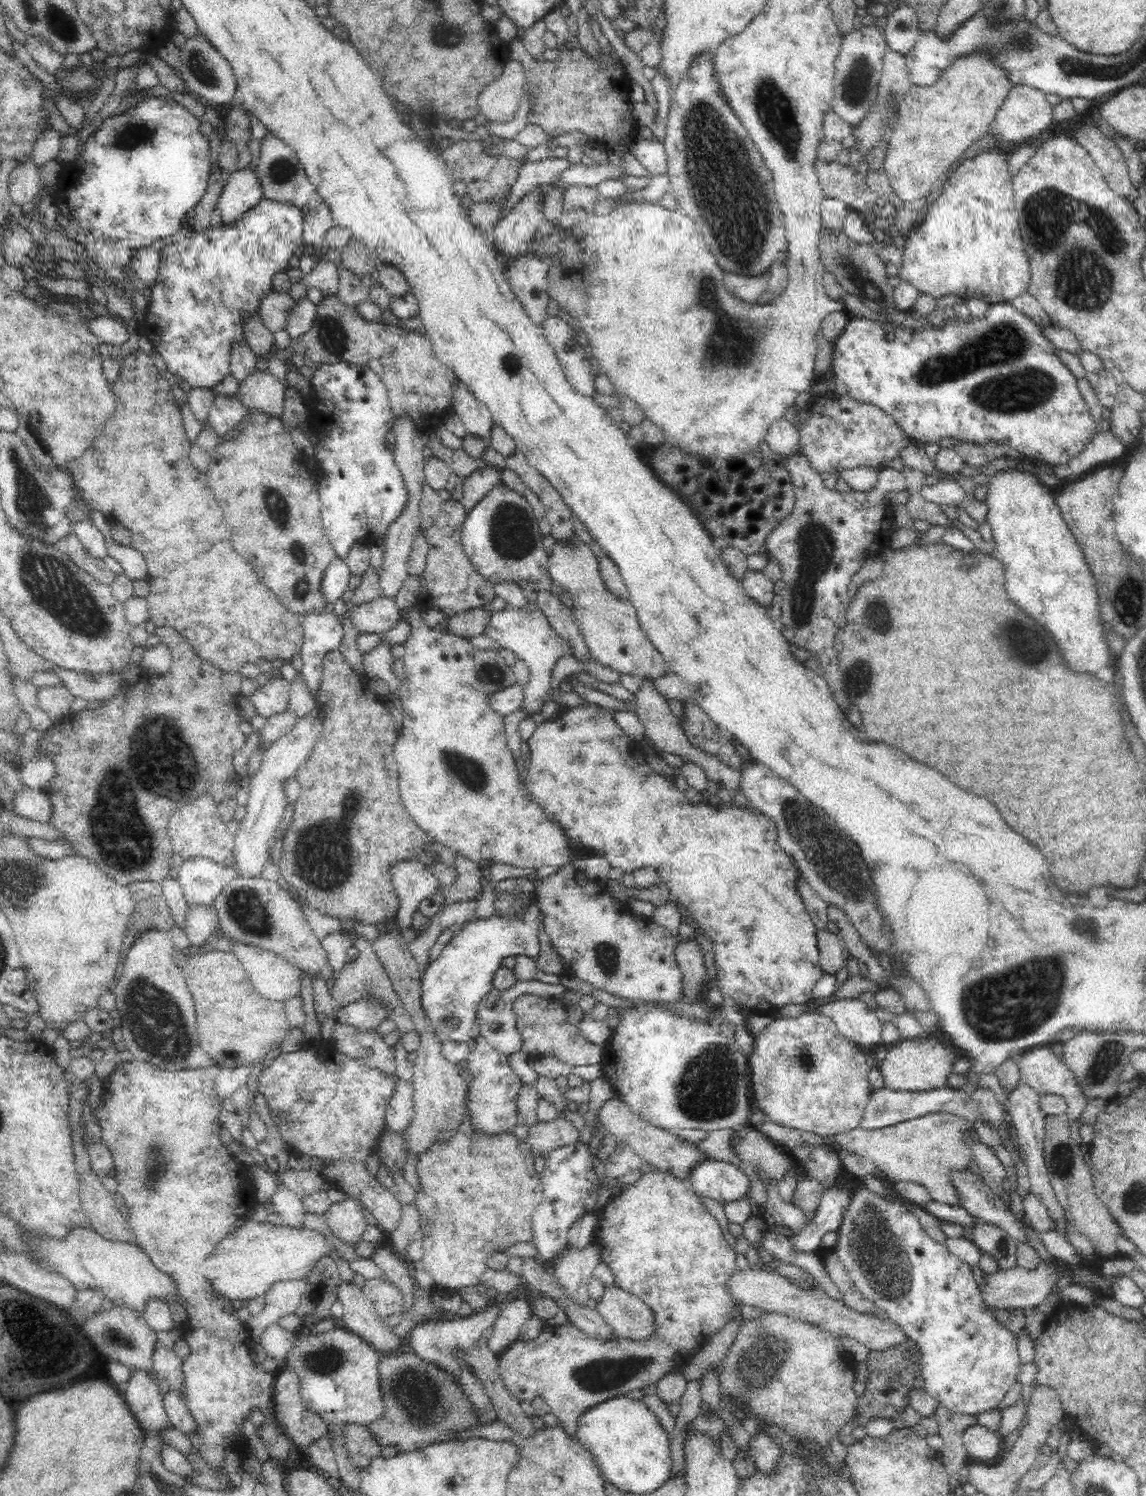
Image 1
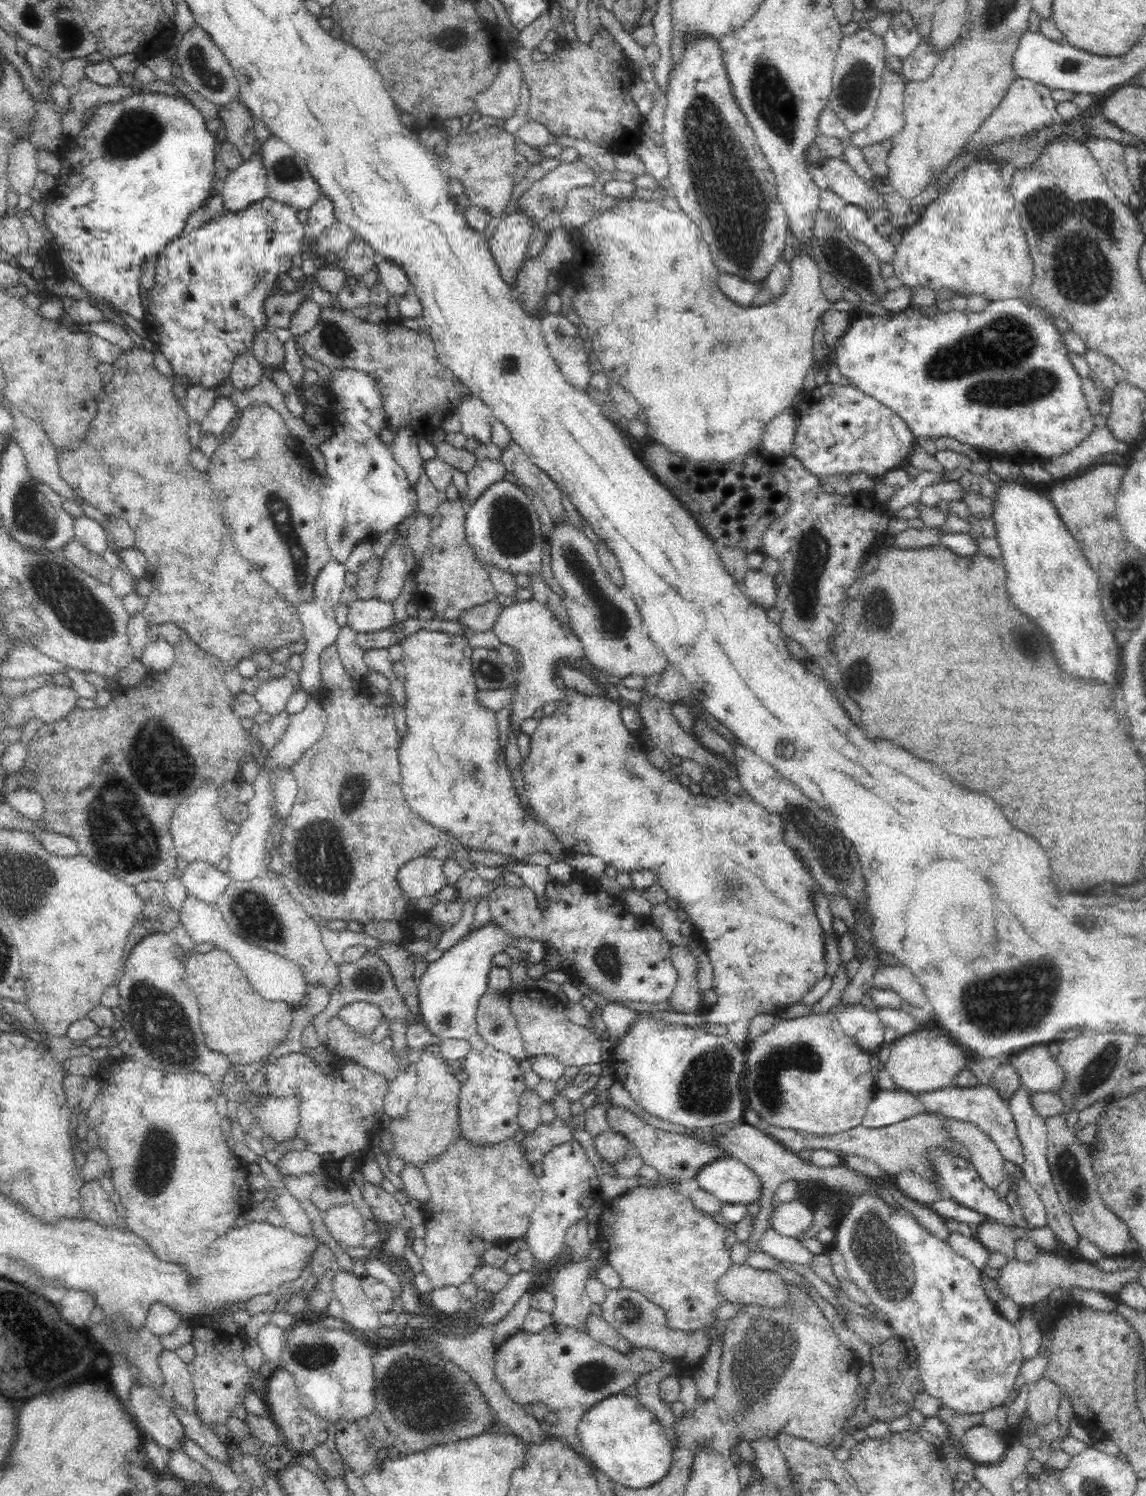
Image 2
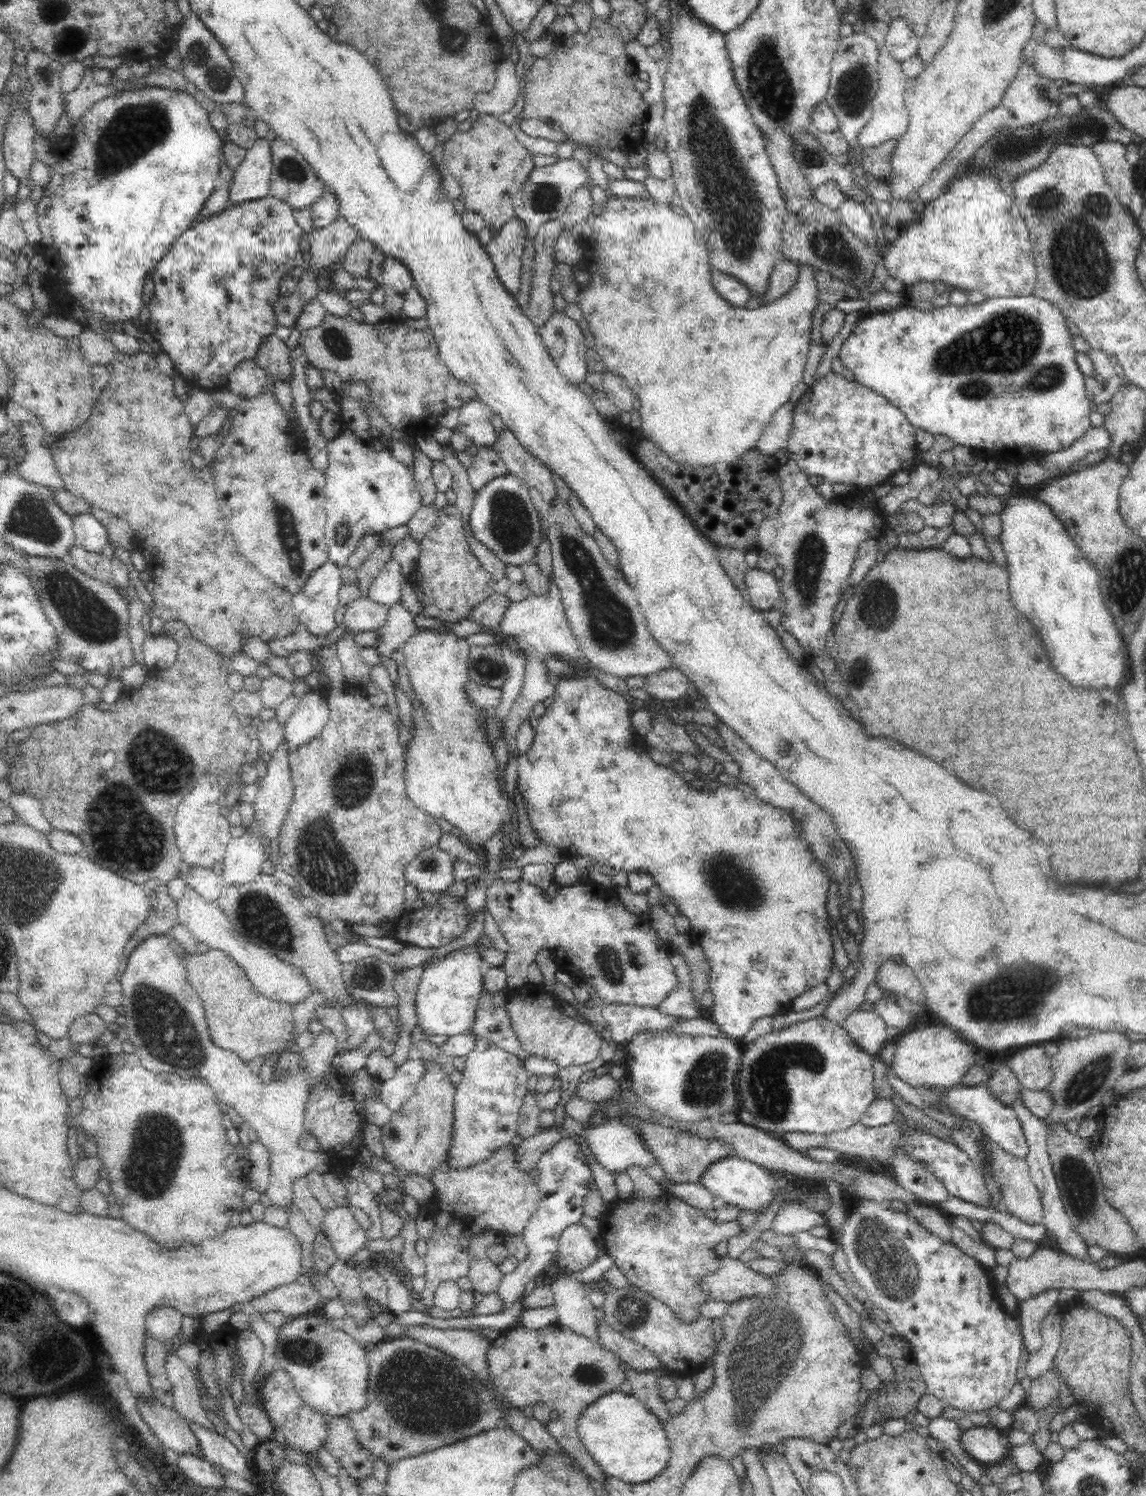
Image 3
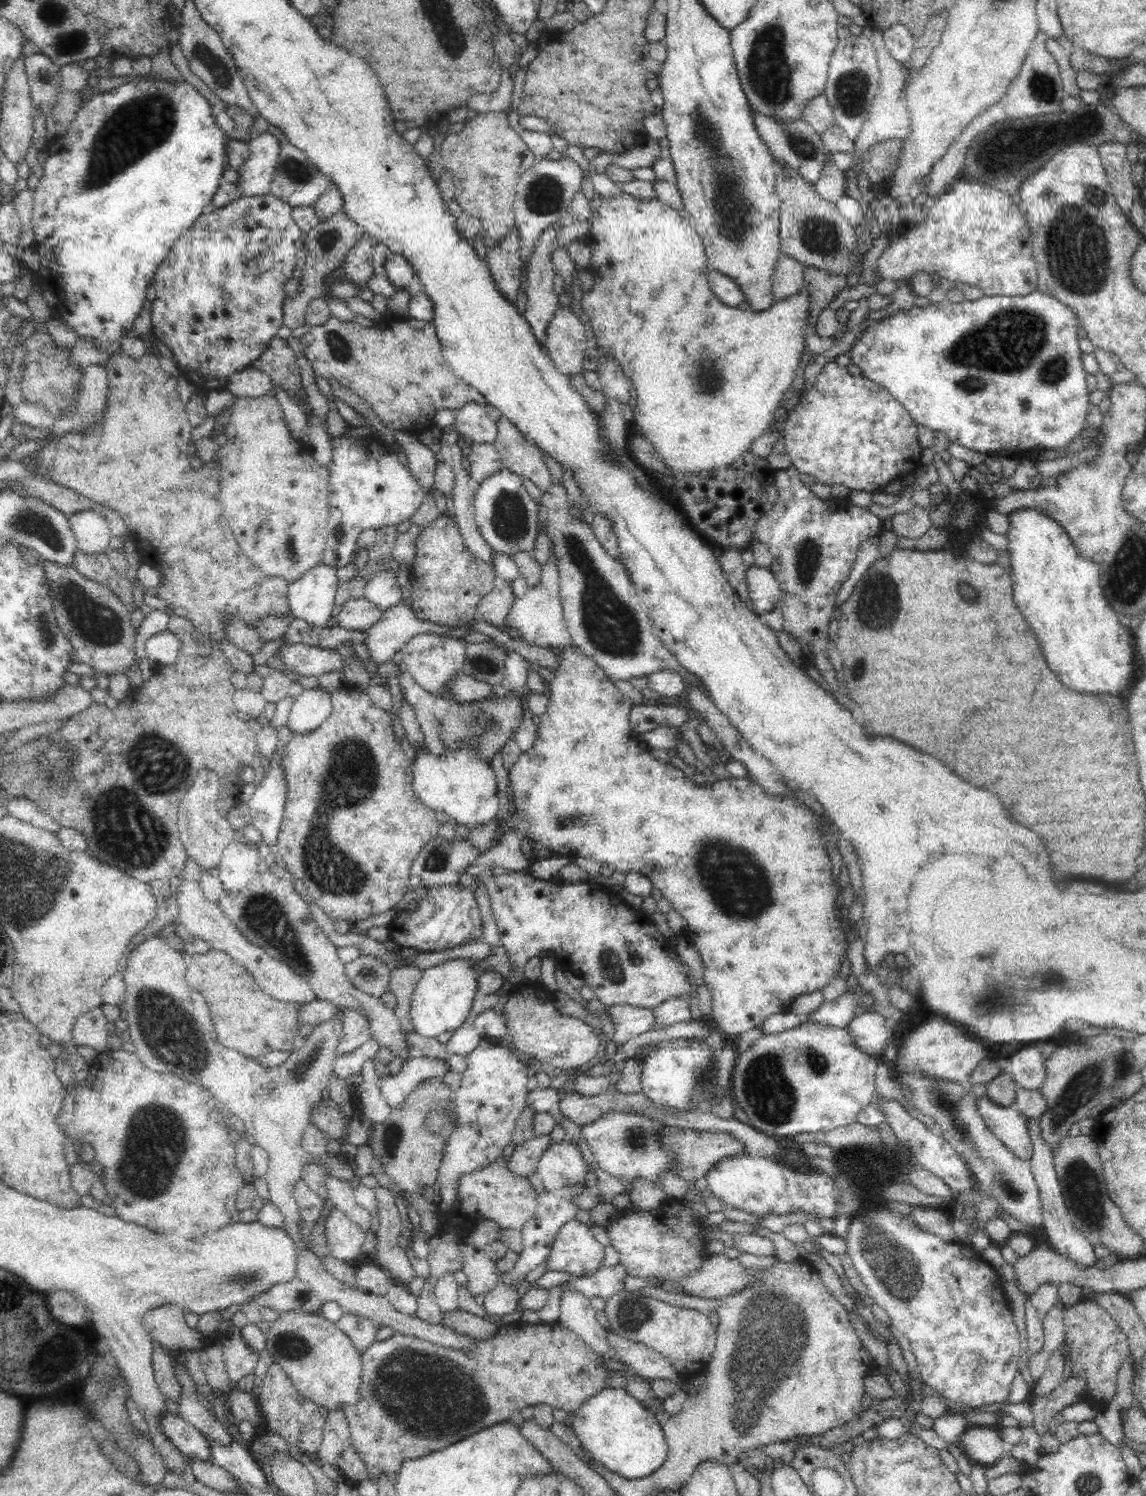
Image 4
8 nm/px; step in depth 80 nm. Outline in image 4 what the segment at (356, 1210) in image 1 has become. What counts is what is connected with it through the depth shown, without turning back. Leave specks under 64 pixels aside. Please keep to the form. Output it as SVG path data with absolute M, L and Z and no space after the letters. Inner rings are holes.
M332 1208L325 1217L325 1235L332 1257L338 1261L354 1263L361 1255L367 1231L356 1224L342 1208Z

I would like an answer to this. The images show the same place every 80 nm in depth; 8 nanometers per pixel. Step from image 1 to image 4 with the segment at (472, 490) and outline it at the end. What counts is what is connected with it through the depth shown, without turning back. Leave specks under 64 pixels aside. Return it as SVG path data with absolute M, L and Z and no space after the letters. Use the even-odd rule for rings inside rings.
M471 444L471 447L472 452L467 458L470 461L469 477L473 485L478 486L491 474L507 468L493 444Z

